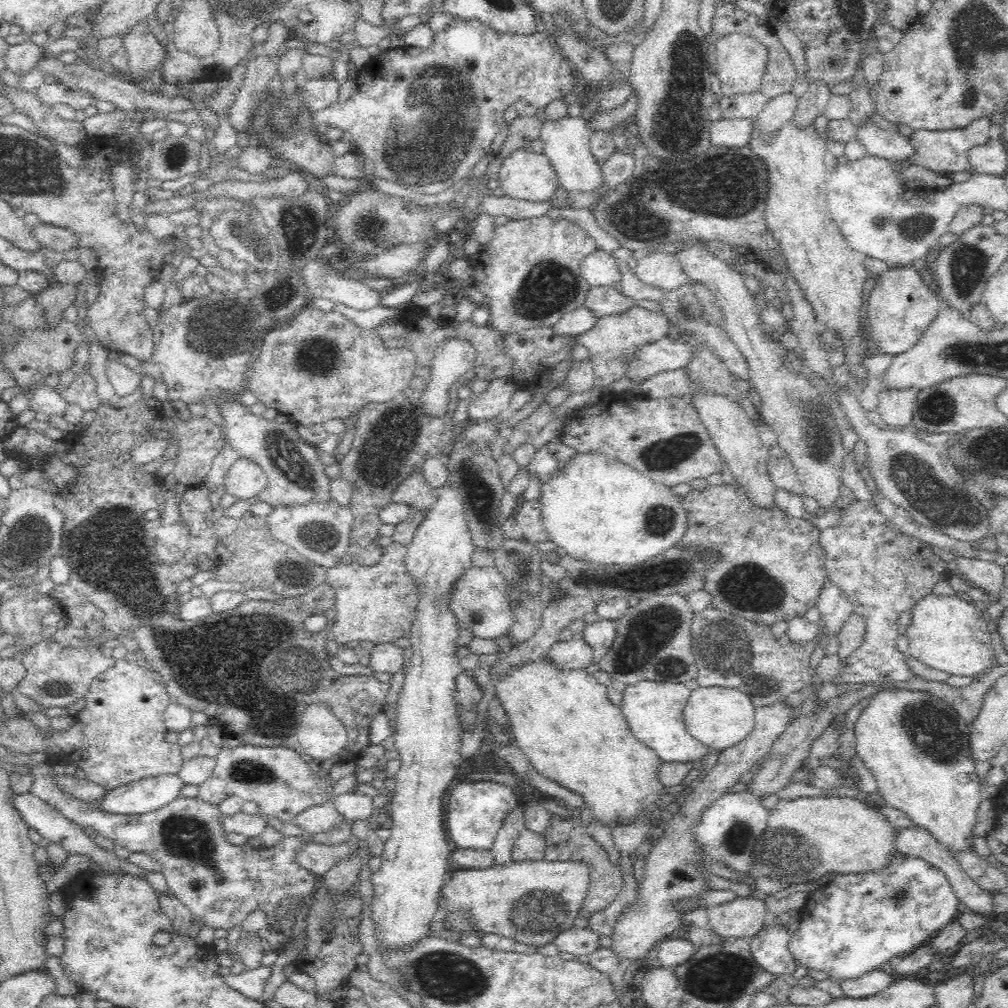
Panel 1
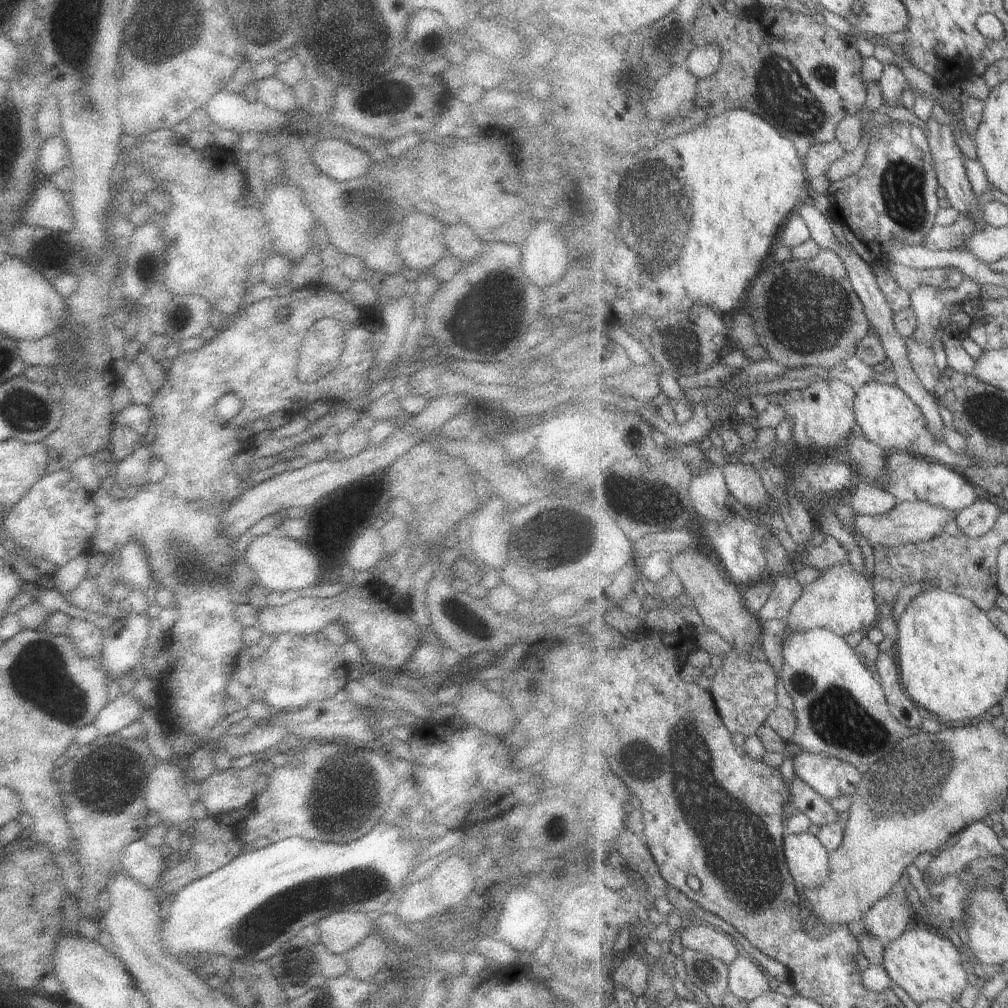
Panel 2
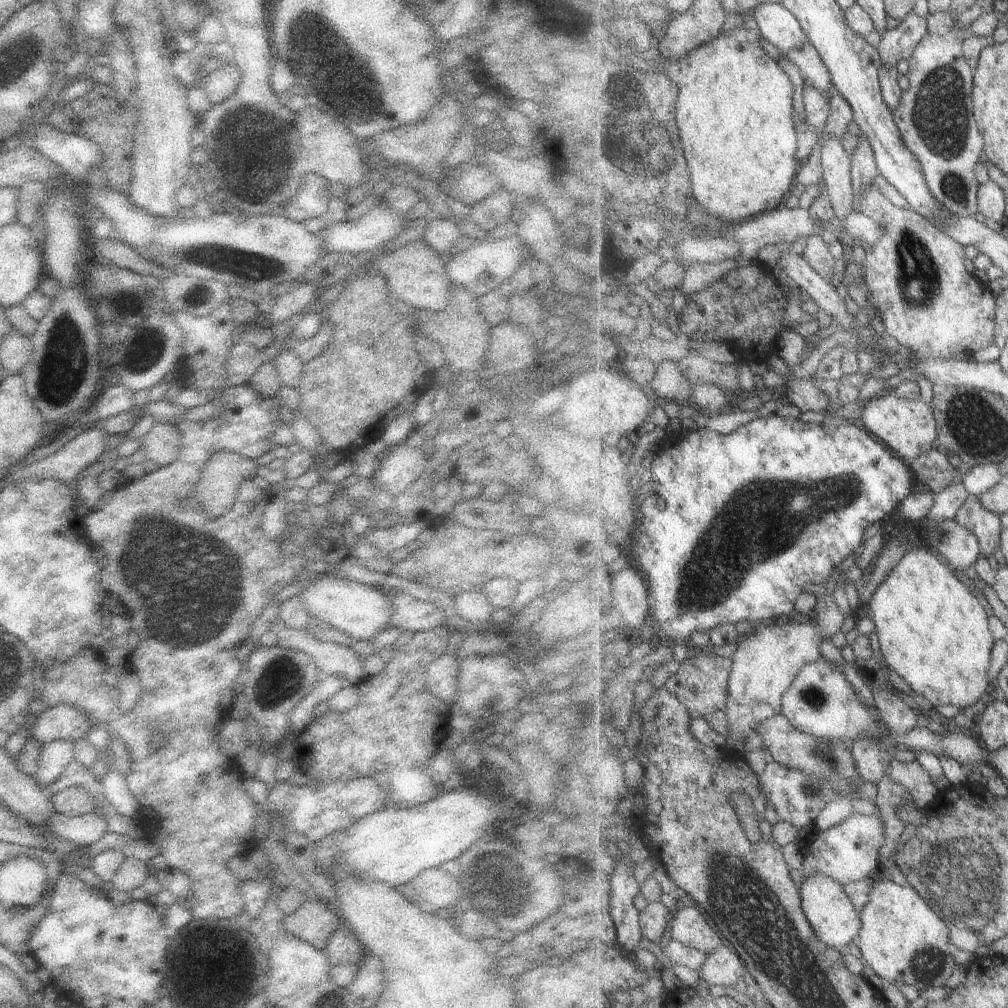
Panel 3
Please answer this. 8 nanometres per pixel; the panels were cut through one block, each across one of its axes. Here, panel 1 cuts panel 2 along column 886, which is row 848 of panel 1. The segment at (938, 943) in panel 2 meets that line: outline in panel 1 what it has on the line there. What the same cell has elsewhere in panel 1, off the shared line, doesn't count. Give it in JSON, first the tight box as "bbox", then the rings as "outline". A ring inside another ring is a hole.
{"bbox":[853,690,984,854],"outline":[[[877,690],[868,698],[853,730],[856,756],[872,772],[885,804],[902,811],[914,827],[928,830],[934,838],[953,854],[972,849],[972,836],[977,809],[984,798],[981,783],[975,773],[976,762],[968,755],[968,722],[948,702],[924,690]]]}

